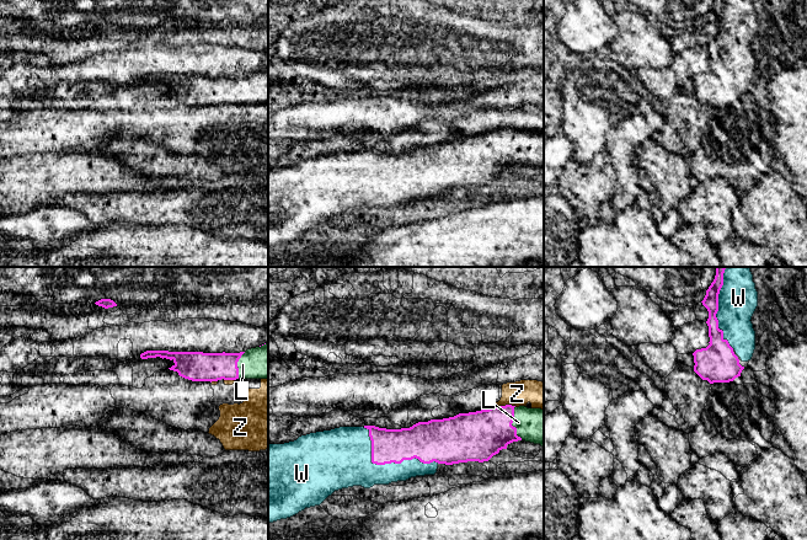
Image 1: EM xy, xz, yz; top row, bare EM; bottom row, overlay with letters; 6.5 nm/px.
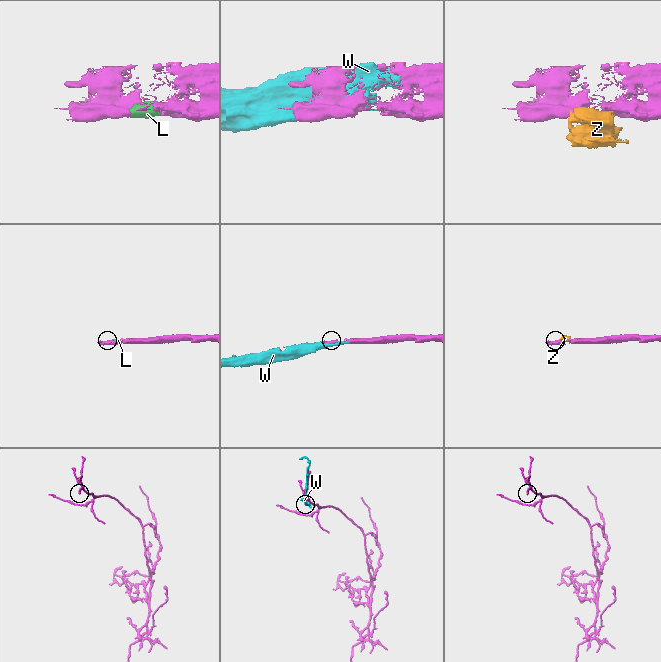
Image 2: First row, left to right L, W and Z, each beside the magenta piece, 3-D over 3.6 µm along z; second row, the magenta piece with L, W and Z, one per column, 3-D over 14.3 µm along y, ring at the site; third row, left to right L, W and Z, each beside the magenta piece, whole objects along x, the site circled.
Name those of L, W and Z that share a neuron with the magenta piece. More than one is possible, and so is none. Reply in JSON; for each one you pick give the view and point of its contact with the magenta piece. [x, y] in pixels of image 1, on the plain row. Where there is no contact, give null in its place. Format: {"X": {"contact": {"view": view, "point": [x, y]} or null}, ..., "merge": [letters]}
{"L": {"contact": {"view": "xz", "point": [512, 146]}}, "W": {"contact": {"view": "xz", "point": [388, 187]}}, "merge": ["L", "W"]}

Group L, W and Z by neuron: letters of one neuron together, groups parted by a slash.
L W / Z

